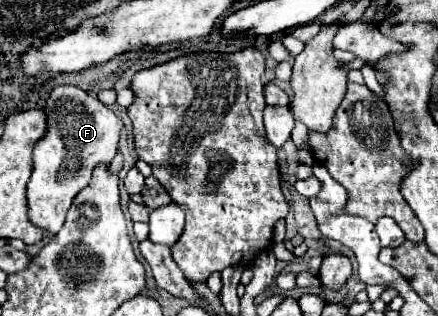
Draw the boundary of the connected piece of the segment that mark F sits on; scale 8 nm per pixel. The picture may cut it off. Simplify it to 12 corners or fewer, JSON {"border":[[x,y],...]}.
{"border":[[76,85],[46,99],[28,217],[58,233],[122,121]]}

